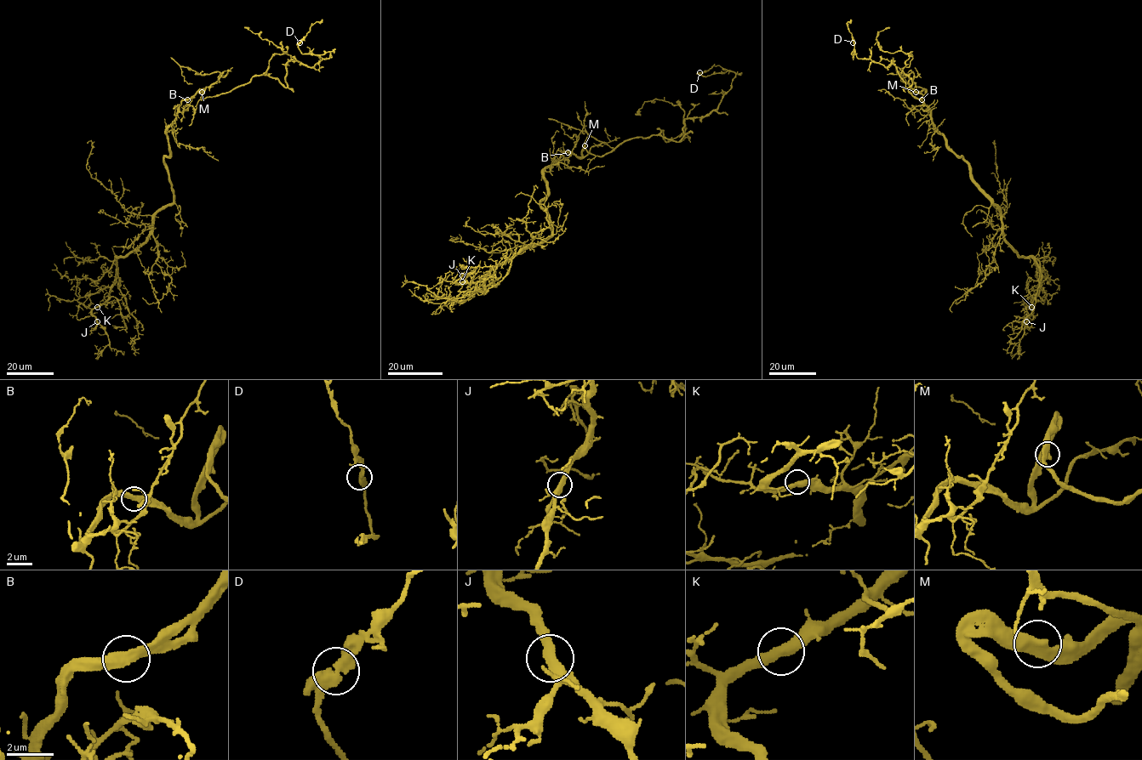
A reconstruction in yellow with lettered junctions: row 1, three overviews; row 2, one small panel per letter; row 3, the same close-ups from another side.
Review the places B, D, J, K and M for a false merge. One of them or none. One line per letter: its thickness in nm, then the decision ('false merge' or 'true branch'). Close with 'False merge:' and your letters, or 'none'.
B: 440 nm thick; true branch
D: 400 nm thick; true branch
J: 420 nm thick; true branch
K: 440 nm thick; true branch
M: 440 nm thick; true branch
False merge: none

